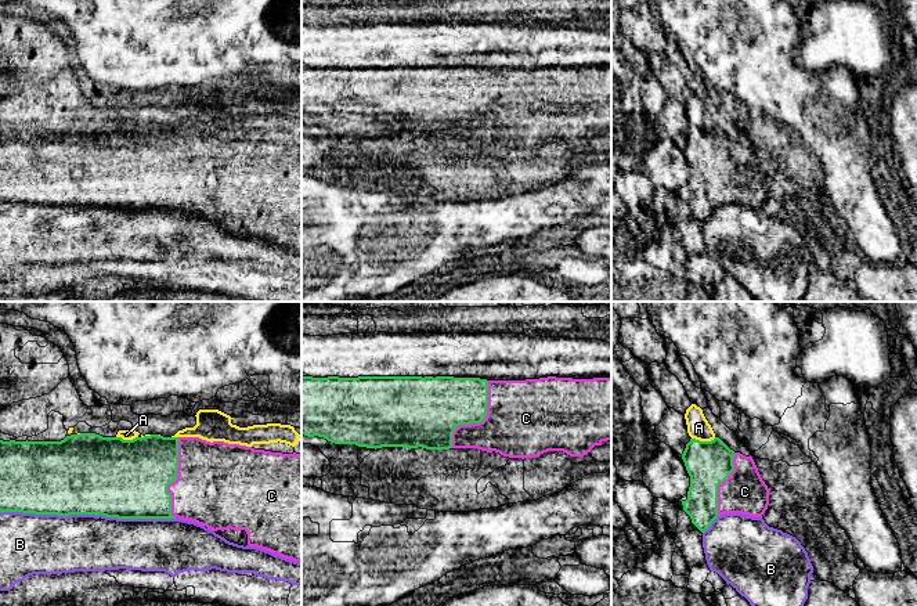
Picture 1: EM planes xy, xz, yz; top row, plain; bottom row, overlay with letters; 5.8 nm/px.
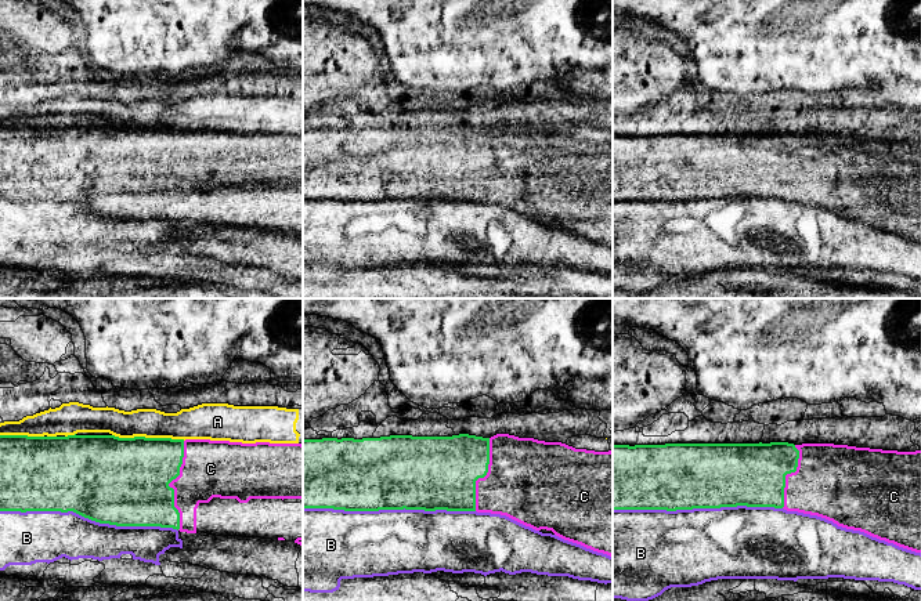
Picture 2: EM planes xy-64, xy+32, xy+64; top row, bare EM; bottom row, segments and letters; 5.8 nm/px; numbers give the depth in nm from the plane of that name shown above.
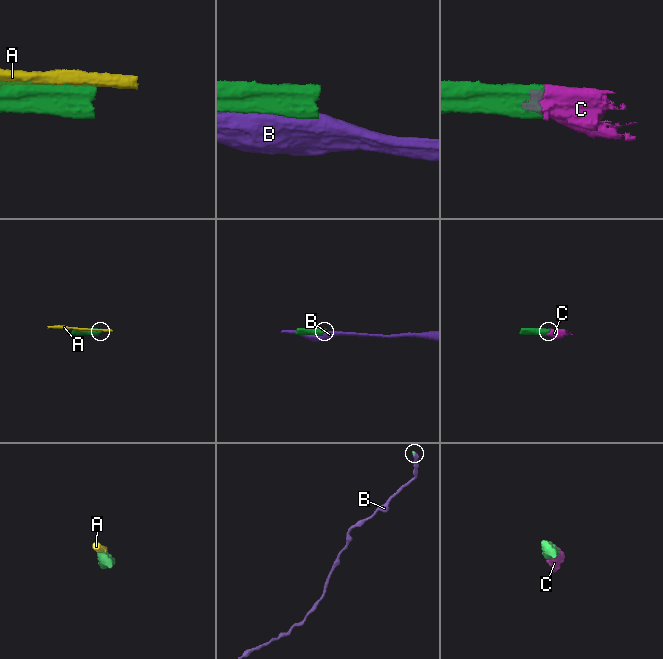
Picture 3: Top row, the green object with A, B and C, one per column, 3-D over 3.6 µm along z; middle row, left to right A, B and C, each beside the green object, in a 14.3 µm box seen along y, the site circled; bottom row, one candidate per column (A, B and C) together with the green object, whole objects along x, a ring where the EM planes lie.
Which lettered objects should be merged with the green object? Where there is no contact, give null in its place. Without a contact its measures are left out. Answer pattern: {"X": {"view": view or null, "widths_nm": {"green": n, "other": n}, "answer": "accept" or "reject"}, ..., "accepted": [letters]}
{"A": {"view": "yz", "widths_nm": {"green": 260, "other": 130}, "answer": "reject"}, "B": {"view": "xy", "widths_nm": {"green": 480, "other": 340}, "answer": "reject"}, "C": {"view": "xz", "widths_nm": {"green": 320, "other": 420}, "answer": "accept"}, "accepted": ["C"]}

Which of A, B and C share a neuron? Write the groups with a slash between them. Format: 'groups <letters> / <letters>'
groups A / B / C

